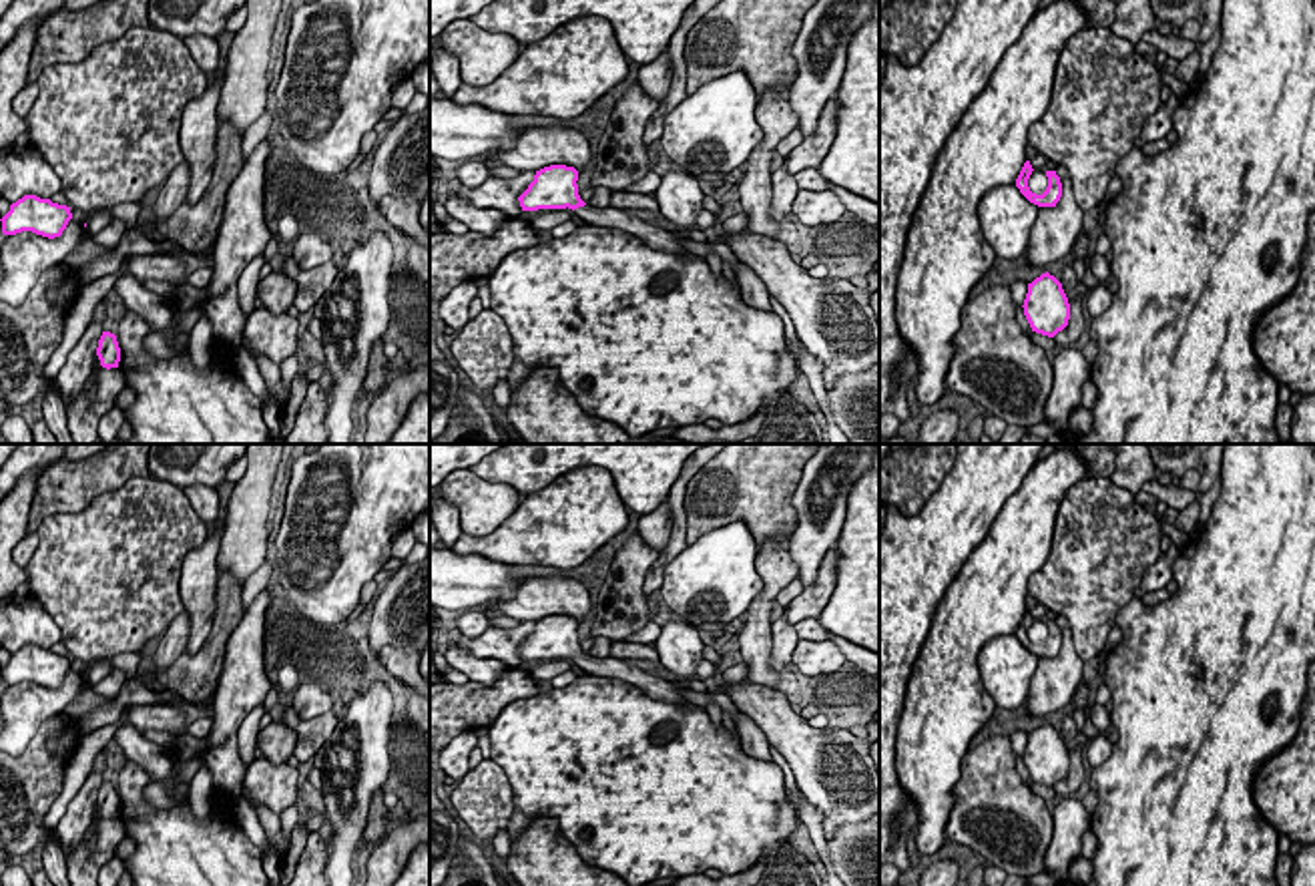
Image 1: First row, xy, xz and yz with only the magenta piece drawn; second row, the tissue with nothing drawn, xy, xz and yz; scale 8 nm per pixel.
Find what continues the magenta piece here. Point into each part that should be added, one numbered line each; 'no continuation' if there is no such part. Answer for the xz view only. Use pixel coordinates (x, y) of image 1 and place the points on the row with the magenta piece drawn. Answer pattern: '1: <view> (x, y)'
1: xz (653, 236)

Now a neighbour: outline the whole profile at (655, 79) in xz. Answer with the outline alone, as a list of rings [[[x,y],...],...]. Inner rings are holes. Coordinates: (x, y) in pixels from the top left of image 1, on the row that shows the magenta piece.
[[[667,50],[659,58],[654,58],[652,62],[642,64],[638,70],[640,88],[648,96],[652,96],[661,102],[669,94],[671,82],[673,82],[673,66],[671,66]]]

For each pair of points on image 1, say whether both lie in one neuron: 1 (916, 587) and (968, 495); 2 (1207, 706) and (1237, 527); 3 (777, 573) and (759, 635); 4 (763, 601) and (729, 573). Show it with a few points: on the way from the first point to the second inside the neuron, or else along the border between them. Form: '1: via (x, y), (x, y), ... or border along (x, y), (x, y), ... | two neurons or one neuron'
1: via (916, 565), (956, 517) | one neuron
2: via (1207, 661), (1237, 627), (1237, 571) | one neuron
3: via (771, 589), (759, 607), (759, 619) | one neuron
4: border along (759, 547), (755, 571), (763, 591), (745, 613) | two neurons

